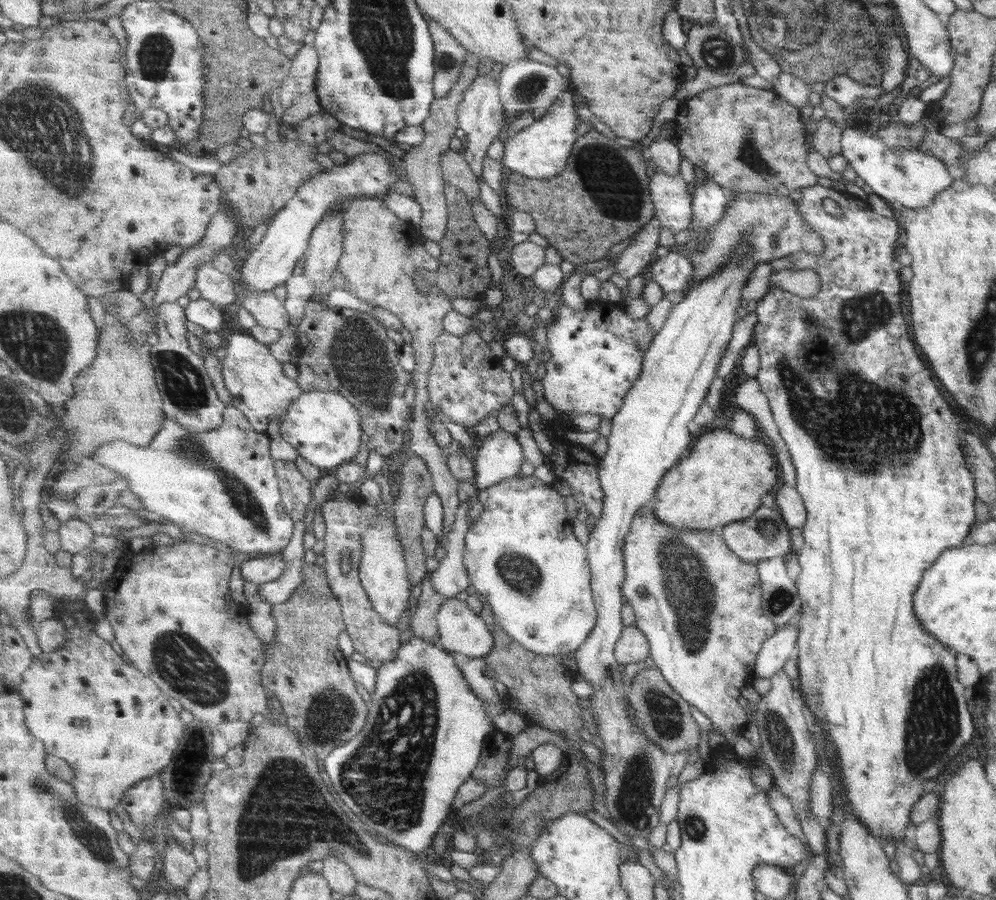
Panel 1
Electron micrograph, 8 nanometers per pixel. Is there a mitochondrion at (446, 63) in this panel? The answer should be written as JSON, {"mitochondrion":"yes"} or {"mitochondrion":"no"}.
{"mitochondrion":"yes"}

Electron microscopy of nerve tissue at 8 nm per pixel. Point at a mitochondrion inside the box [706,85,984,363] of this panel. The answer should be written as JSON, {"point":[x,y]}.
{"point":[749,154]}

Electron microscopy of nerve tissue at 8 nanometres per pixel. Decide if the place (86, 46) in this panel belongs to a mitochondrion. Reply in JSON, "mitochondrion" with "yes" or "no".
{"mitochondrion":"no"}

